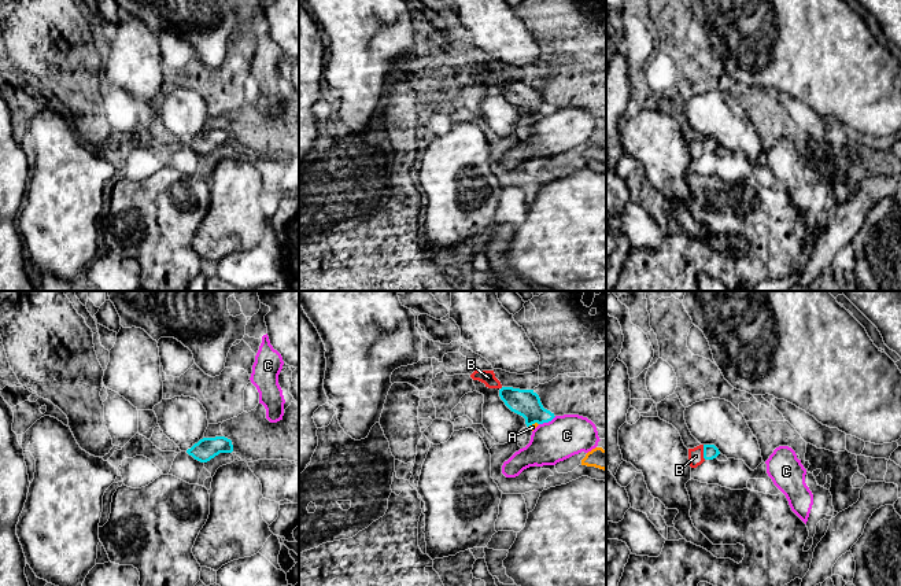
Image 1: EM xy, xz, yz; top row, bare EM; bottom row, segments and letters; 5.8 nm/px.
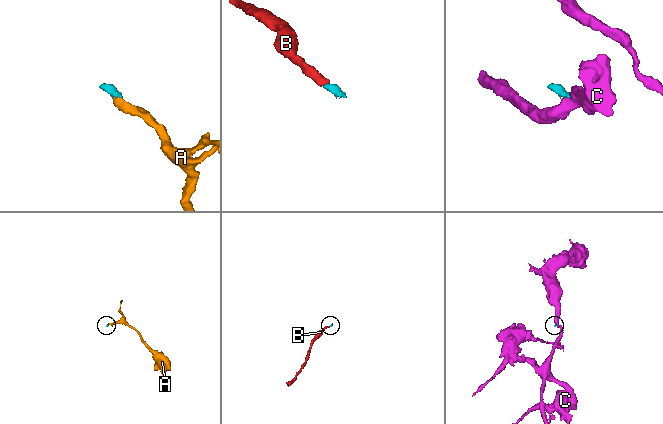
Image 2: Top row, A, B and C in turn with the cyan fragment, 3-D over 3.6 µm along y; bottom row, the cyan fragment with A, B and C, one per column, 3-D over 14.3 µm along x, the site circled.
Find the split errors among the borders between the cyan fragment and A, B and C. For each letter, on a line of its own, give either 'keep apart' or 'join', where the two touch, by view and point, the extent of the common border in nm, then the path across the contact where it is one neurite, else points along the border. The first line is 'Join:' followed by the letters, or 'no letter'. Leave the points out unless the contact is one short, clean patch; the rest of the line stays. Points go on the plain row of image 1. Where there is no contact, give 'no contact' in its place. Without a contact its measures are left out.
Join: A, B
A: join | xz (532, 115) | 70 nm | across xz (525, 95), (532, 103), (532, 115), (532, 120)
B: join | yz (704, 144) | 90 nm | across yz (711, 144), (704, 144), (695, 148)
C: keep apart | xz (547, 114) | 120 nm | along xz (556, 109), (539, 117)

